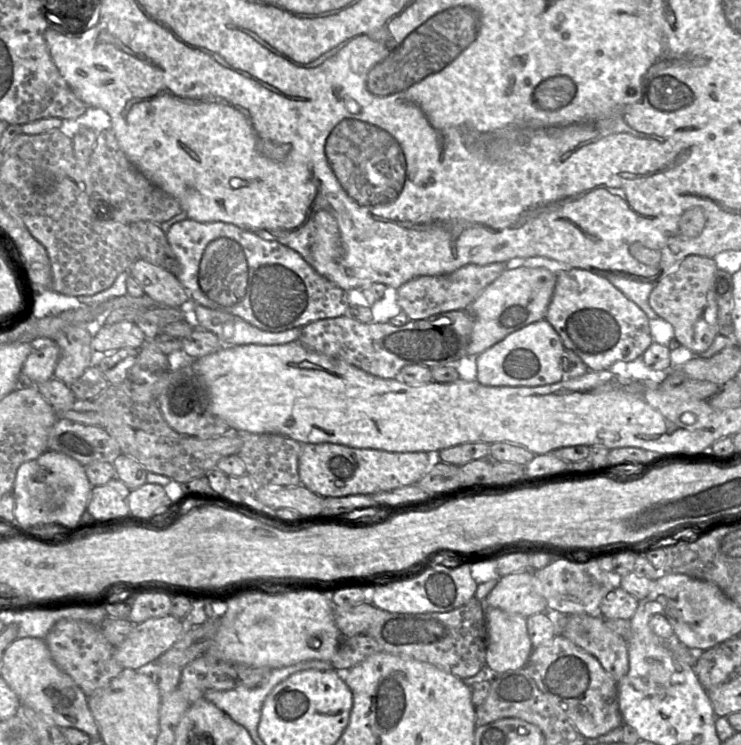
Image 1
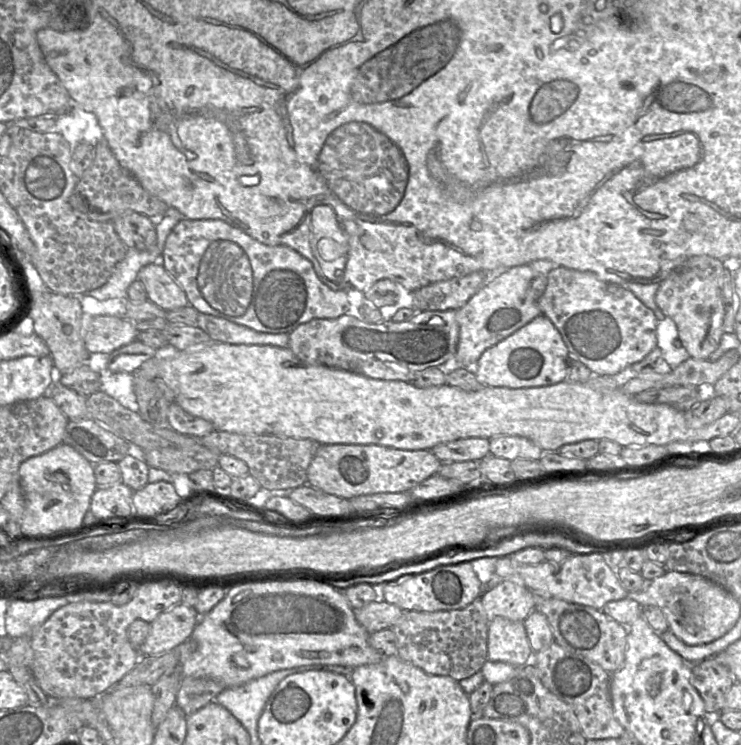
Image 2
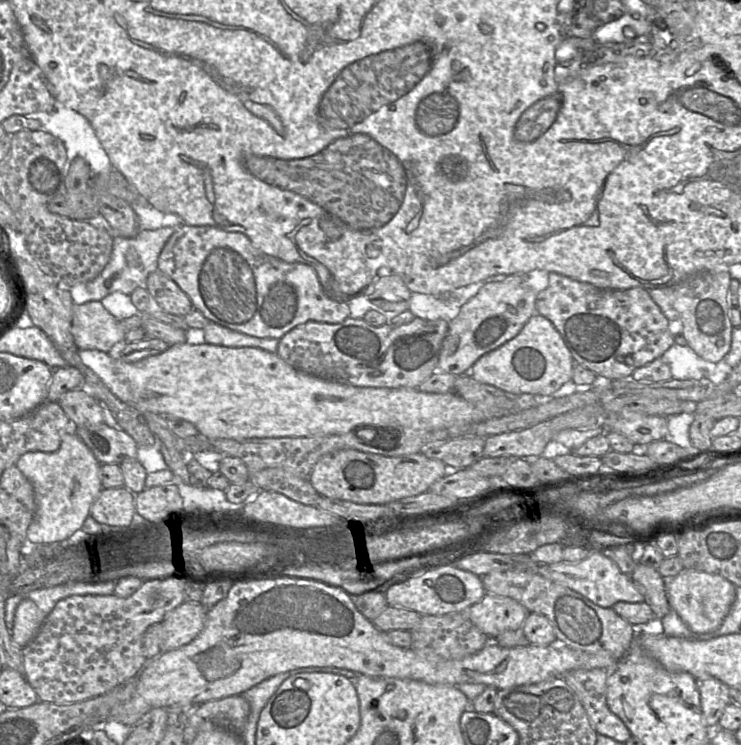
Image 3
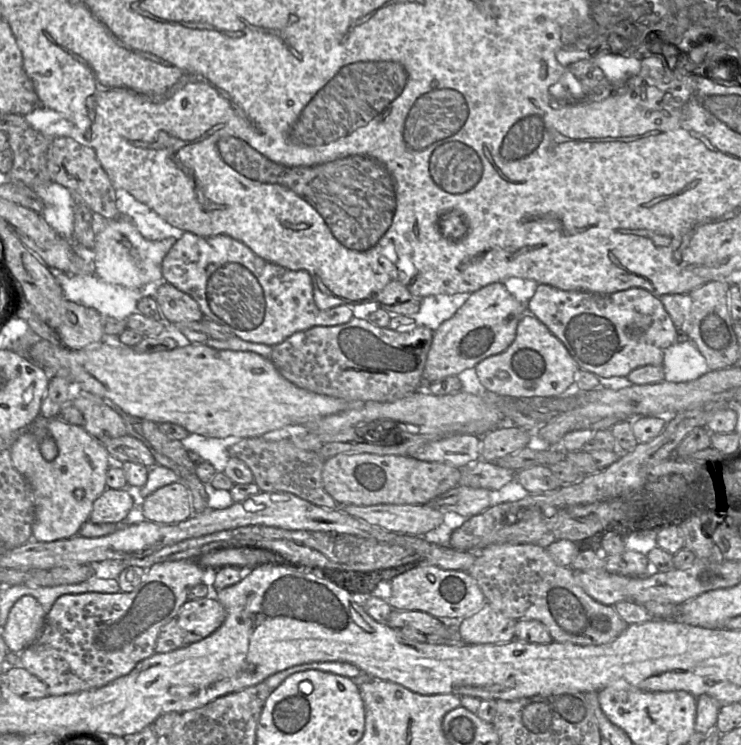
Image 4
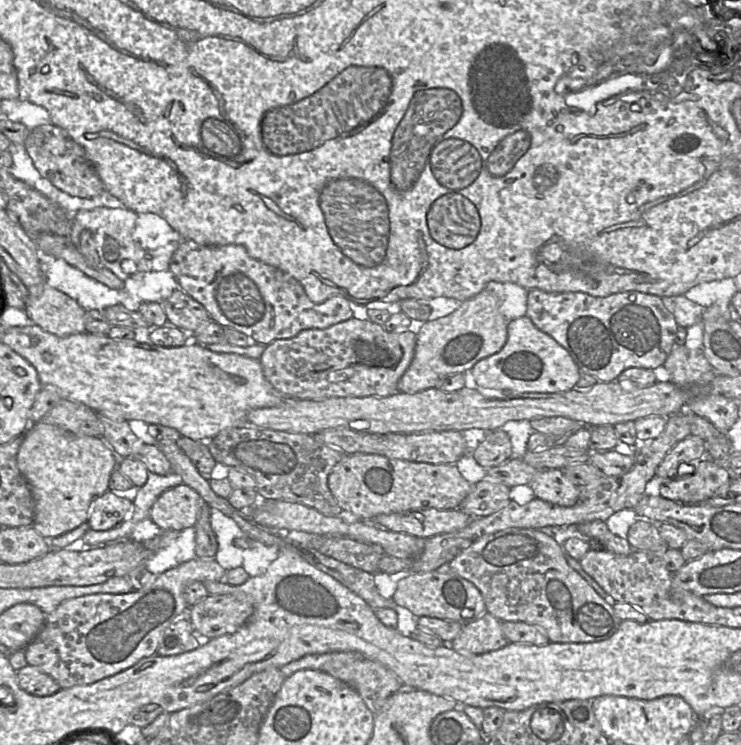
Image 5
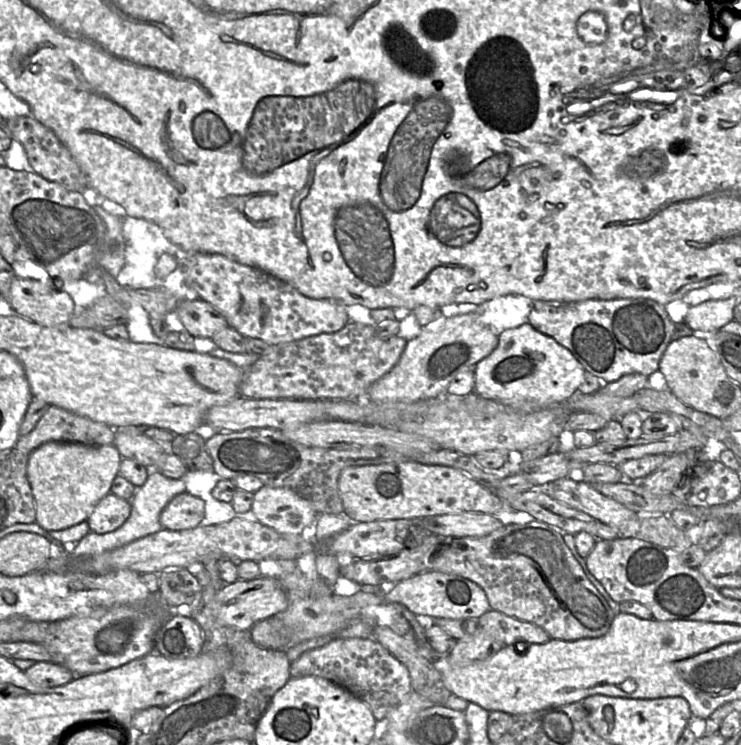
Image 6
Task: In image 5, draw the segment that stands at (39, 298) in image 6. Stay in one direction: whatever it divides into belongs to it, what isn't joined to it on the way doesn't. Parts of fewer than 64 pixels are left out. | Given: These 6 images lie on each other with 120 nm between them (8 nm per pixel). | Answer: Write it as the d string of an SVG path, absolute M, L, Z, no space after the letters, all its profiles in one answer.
M46 281L28 288L24 310L35 325L53 335L64 337L85 332L86 311Z

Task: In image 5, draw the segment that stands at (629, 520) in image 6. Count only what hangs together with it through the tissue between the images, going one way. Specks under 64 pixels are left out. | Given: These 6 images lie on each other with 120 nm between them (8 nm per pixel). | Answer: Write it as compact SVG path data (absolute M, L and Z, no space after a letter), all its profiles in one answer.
M561 469L538 471L529 486L536 498L558 506L573 506L580 497L580 486L571 482Z

